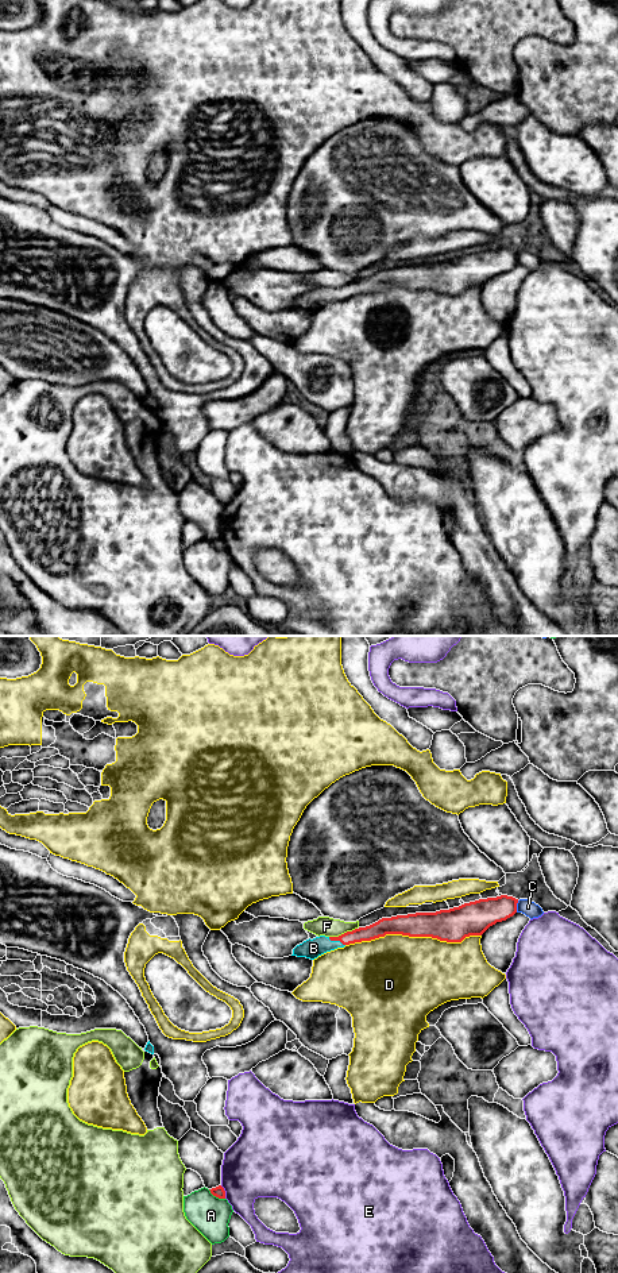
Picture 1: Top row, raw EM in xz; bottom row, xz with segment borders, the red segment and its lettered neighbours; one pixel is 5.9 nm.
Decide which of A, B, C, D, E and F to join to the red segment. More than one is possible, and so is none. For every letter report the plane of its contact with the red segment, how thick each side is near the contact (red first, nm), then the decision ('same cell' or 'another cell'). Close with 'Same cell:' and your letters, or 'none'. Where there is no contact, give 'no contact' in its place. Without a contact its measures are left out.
A: contact in xz; calibres 70 and 220 nm; another cell
B: contact in xz; calibres 90 and 110 nm; same cell
C: contact in xz; calibres 190 and 90 nm; another cell
D: contact in xz; calibres 200 and 480 nm; another cell
E: contact in xz; calibres 70 and 380 nm; another cell
F: contact in xz; calibres 100 and 120 nm; another cell
Same cell: B

